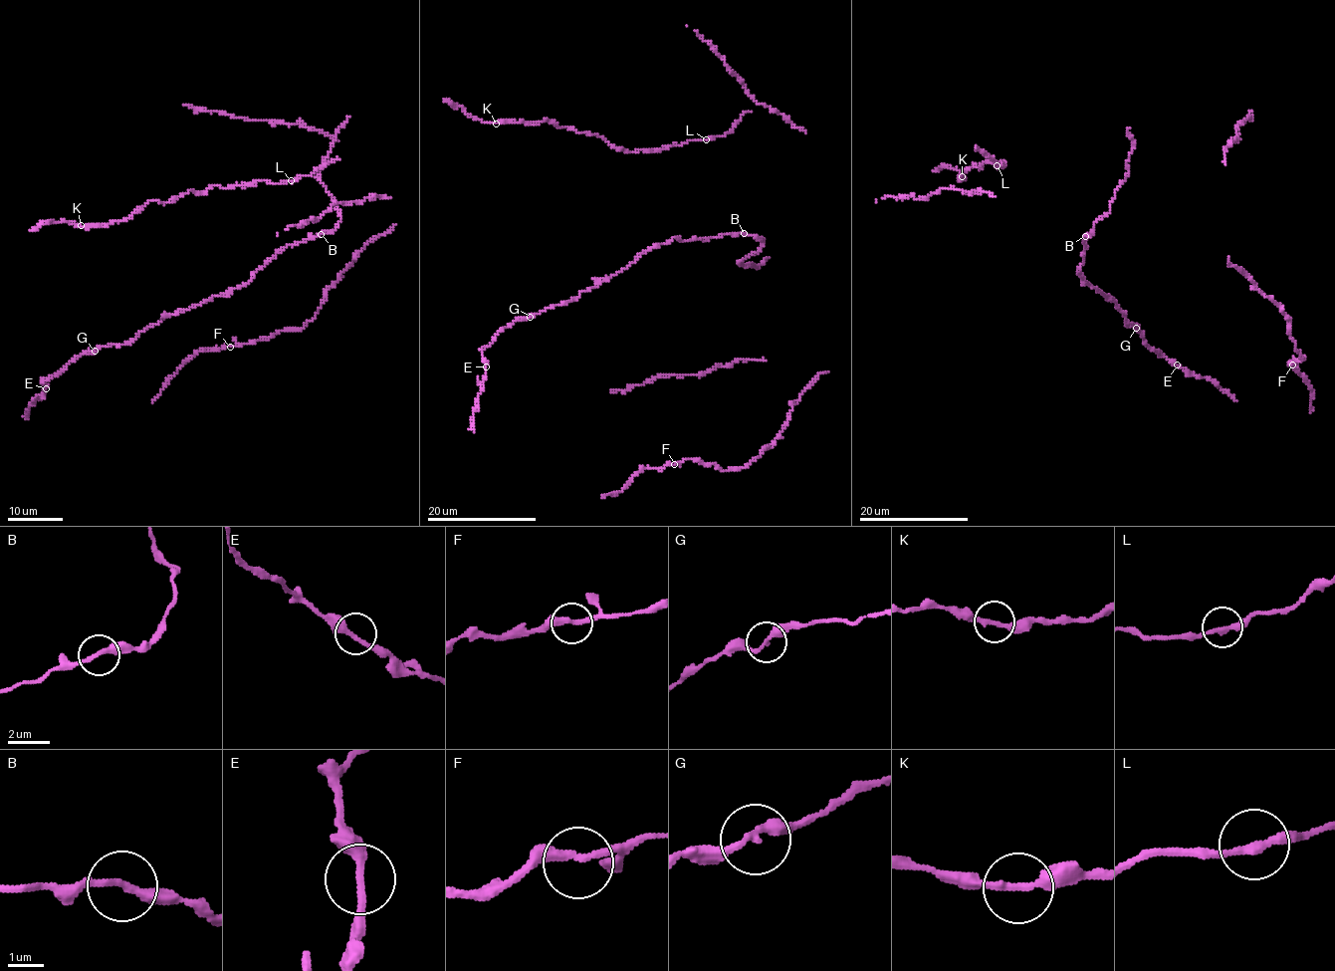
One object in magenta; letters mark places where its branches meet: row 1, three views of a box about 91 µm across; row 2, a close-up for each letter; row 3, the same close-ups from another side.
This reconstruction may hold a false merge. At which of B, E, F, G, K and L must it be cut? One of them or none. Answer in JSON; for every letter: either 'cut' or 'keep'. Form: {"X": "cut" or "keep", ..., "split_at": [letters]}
{"B": "keep", "E": "keep", "F": "keep", "G": "keep", "K": "keep", "L": "keep", "split_at": []}

